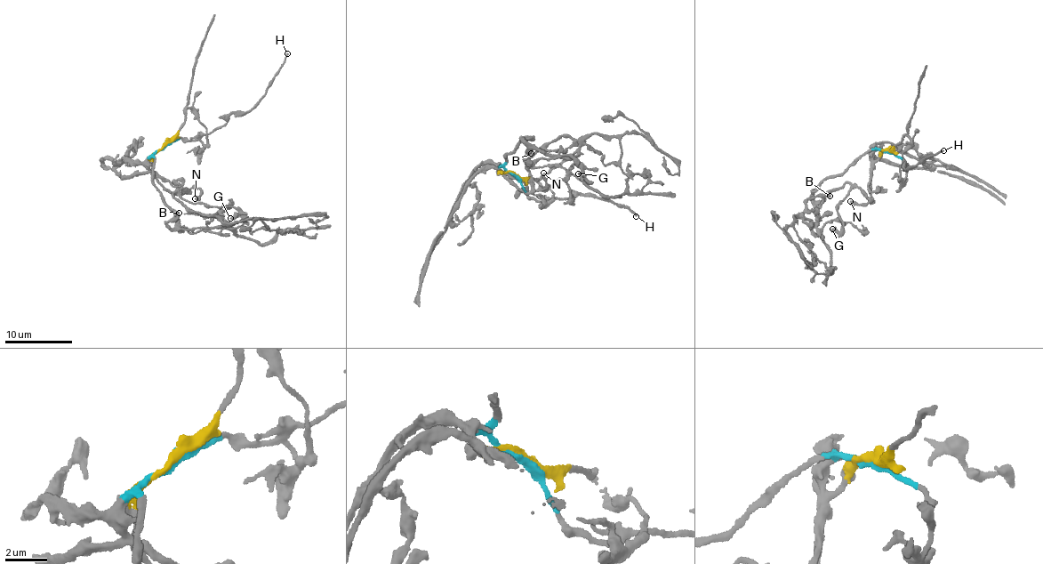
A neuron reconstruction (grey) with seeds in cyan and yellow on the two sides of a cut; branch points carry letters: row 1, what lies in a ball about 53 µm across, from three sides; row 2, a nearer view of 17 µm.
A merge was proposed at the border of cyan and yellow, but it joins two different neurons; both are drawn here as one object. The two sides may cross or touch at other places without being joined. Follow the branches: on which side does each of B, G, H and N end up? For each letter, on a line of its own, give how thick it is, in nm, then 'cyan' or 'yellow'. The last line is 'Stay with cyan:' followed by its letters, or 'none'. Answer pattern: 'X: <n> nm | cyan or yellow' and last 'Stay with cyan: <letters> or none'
B: 480 nm | cyan
G: 400 nm | yellow
H: 190 nm | cyan
N: 440 nm | yellow
Stay with cyan: B, H

